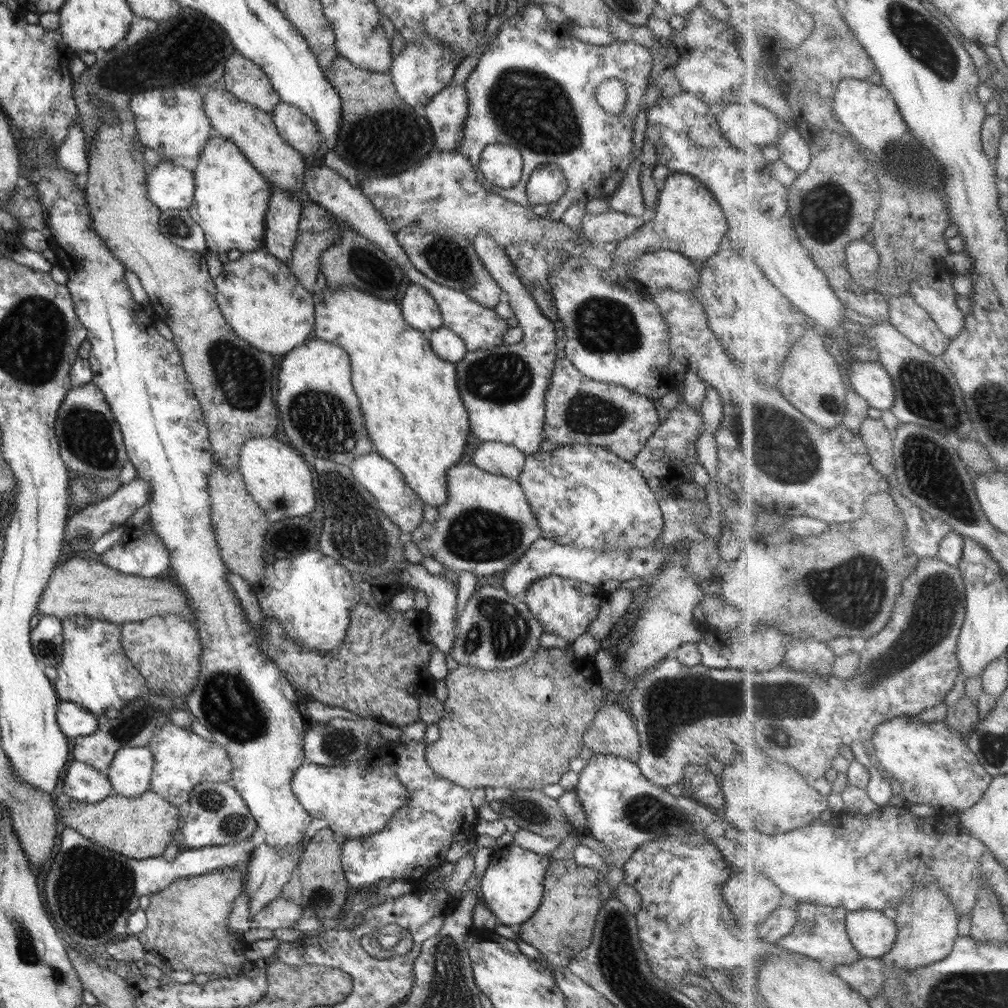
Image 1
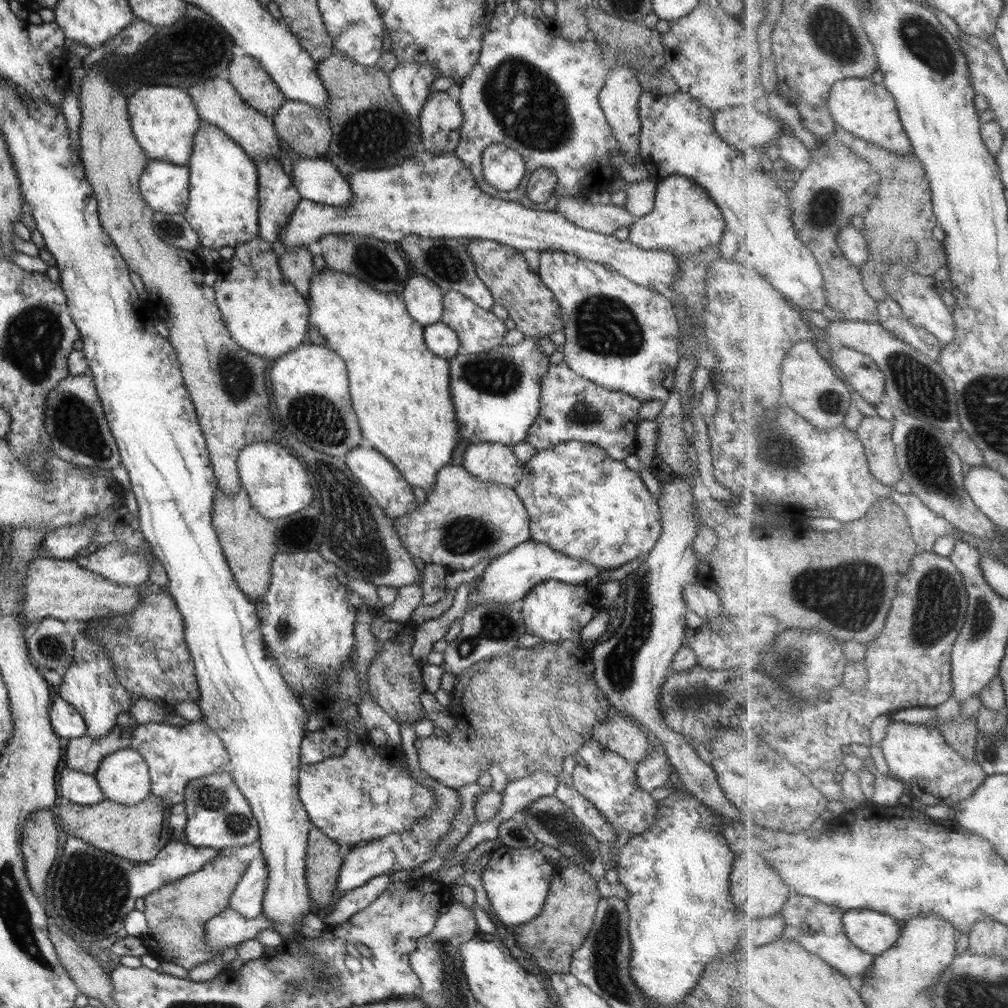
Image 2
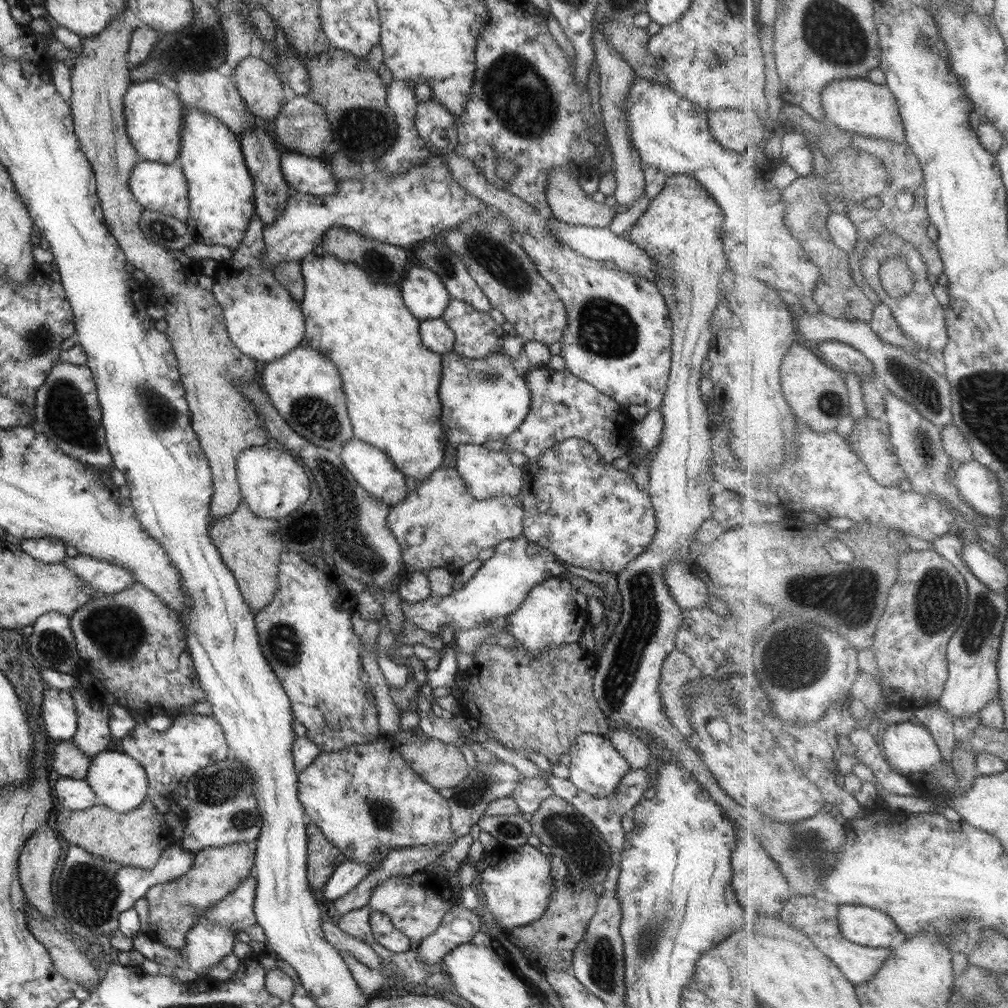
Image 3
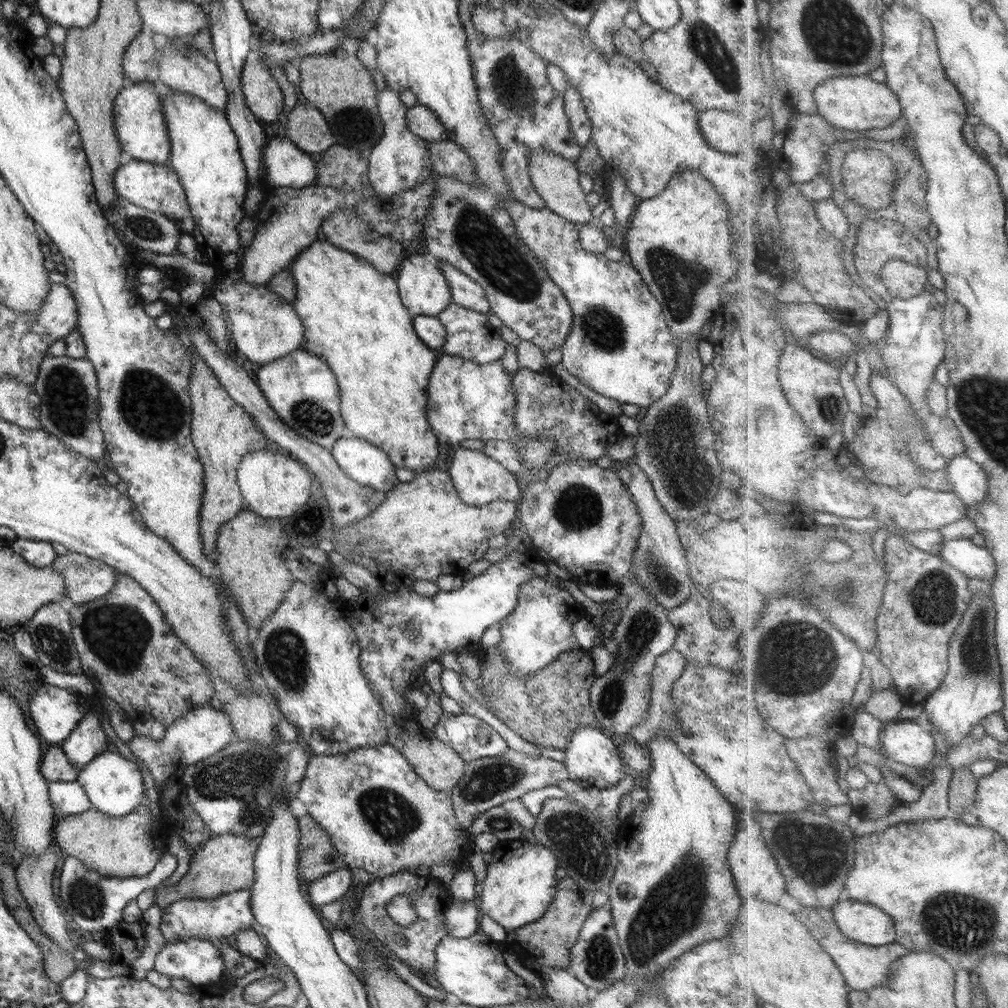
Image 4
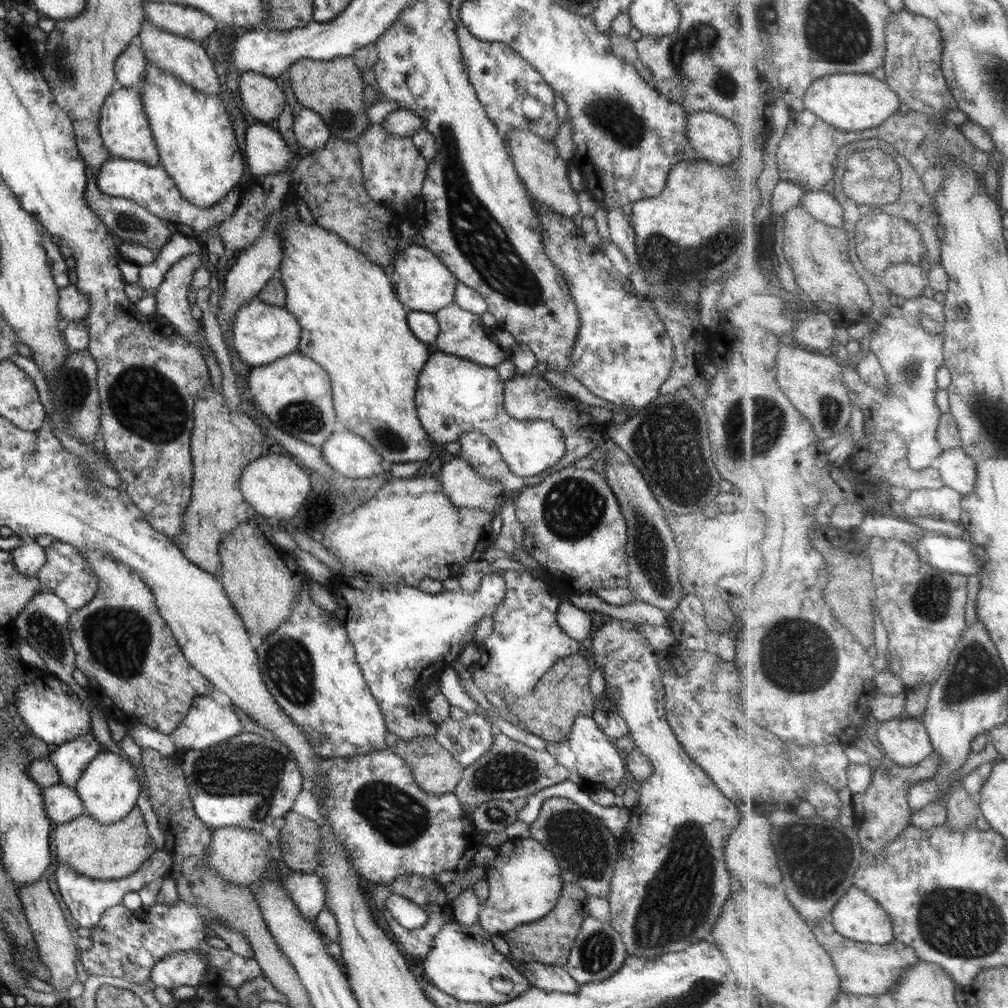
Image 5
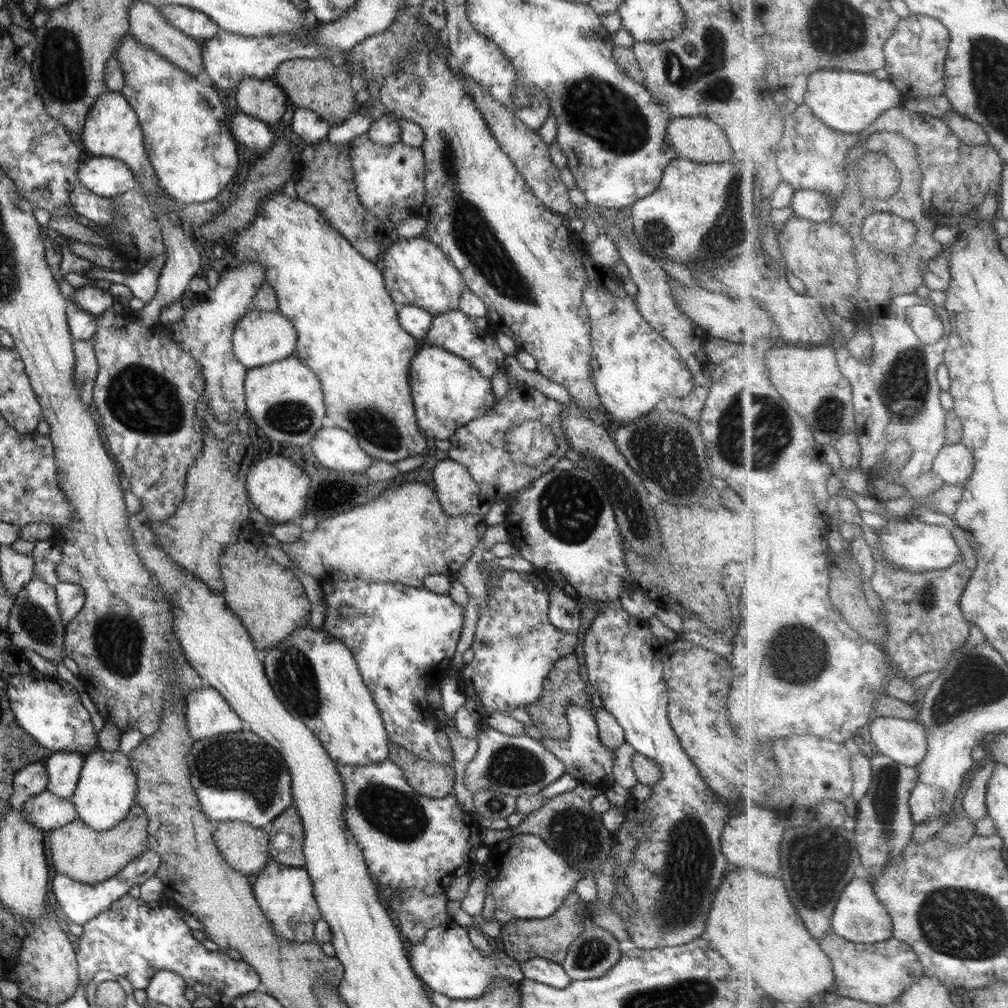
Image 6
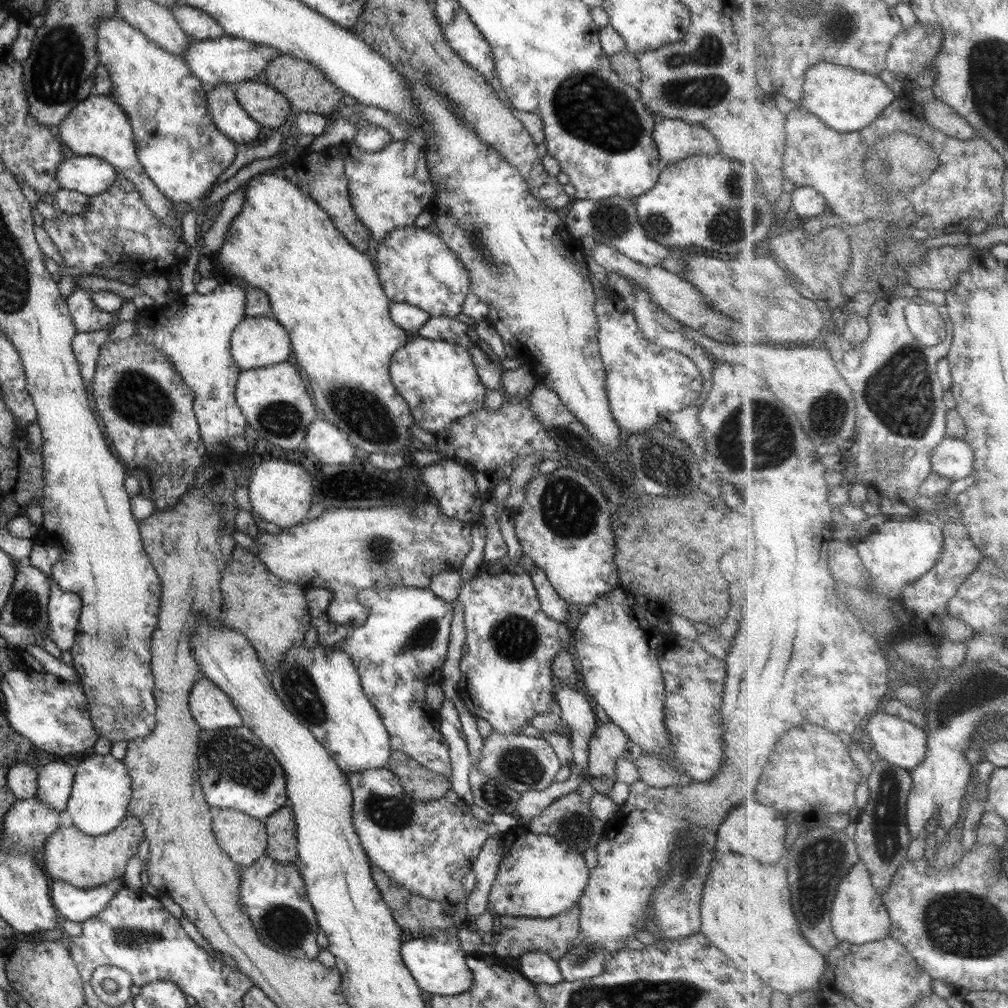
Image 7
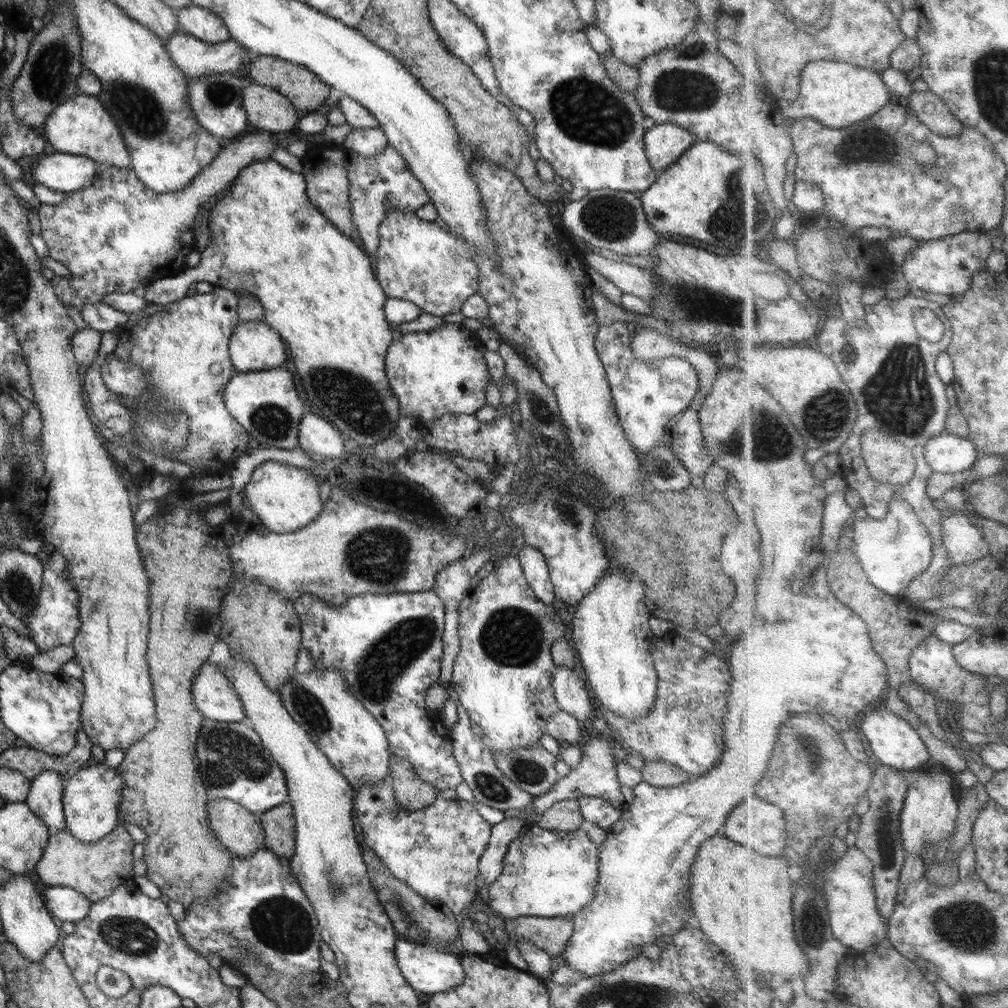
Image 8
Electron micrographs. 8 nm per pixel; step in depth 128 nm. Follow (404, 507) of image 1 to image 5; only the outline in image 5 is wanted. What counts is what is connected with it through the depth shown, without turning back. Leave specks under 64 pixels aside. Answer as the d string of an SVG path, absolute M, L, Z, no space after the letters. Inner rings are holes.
M352 432L332 434L320 449L325 461L348 478L370 478L390 471L391 462L384 460L368 442Z

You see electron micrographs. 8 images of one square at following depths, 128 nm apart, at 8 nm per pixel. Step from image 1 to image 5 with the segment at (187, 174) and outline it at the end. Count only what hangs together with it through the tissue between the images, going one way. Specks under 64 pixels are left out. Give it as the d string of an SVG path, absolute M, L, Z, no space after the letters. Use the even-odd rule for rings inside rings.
M110 158L102 163L102 166L95 174L95 183L98 190L108 196L117 196L118 198L127 198L140 204L162 220L194 226L196 234L202 233L211 226L215 226L226 220L239 203L240 192L234 192L232 189L226 196L222 197L215 205L208 208L200 208L190 201L187 201L176 188L175 182L166 174L162 165L148 166L144 162L134 160L124 160L123 158Z

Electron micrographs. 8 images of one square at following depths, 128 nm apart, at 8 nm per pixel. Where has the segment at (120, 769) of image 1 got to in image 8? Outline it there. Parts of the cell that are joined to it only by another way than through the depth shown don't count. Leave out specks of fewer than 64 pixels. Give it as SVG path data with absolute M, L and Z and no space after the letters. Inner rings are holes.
M90 762L70 779L64 781L62 809L65 828L84 844L92 844L110 834L120 822L118 804L124 790L124 781L114 769L103 763Z

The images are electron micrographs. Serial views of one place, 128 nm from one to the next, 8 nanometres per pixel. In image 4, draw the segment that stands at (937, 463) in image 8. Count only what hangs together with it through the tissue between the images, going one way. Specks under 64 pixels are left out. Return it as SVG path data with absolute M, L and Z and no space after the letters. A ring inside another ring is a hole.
M967 452L950 460L947 470L954 490L968 506L988 500L991 494L988 471Z

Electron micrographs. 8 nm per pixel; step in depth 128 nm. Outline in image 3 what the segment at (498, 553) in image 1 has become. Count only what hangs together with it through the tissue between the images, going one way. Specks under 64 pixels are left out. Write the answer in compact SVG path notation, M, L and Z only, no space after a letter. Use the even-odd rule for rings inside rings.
M438 467L427 479L417 482L414 490L409 489L406 498L389 507L387 527L397 538L402 548L402 570L408 574L423 572L444 566L451 572L460 572L462 567L478 558L481 550L494 548L503 540L515 539L523 534L523 504L518 498L498 494L486 500L476 500L466 489L458 471L452 467Z

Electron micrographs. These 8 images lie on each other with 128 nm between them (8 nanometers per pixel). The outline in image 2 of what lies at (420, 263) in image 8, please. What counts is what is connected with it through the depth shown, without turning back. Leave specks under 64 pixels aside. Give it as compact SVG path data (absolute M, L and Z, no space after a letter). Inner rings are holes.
M411 274L400 296L409 315L423 328L440 322L443 315L442 289L430 278Z

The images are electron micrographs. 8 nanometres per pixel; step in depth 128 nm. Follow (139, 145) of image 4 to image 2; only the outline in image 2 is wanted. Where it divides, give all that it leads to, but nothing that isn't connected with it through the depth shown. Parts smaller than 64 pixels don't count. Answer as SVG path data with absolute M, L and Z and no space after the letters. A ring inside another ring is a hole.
M141 86L127 98L131 129L149 159L184 166L191 157L193 134L200 124L199 114L185 89L175 86Z

